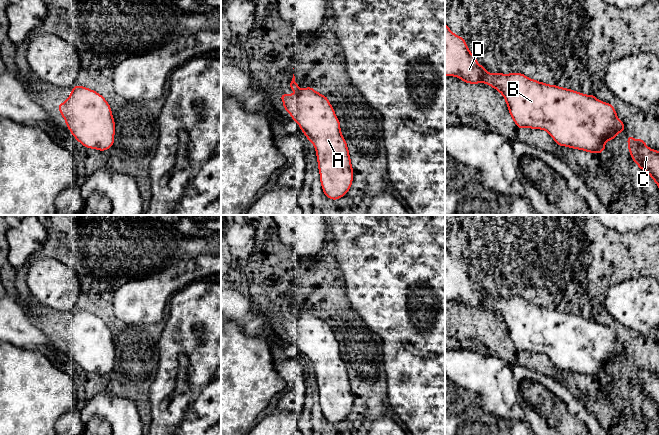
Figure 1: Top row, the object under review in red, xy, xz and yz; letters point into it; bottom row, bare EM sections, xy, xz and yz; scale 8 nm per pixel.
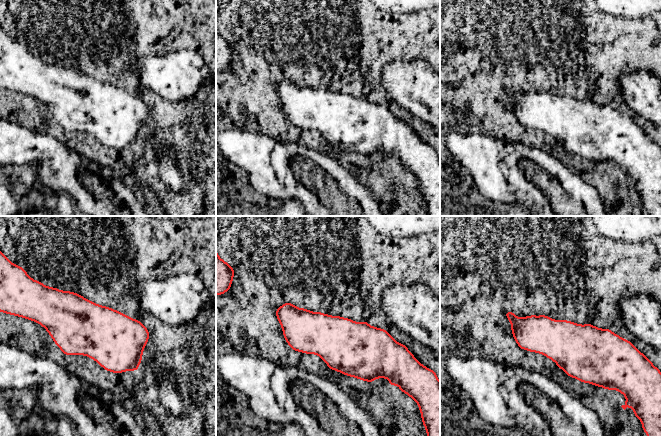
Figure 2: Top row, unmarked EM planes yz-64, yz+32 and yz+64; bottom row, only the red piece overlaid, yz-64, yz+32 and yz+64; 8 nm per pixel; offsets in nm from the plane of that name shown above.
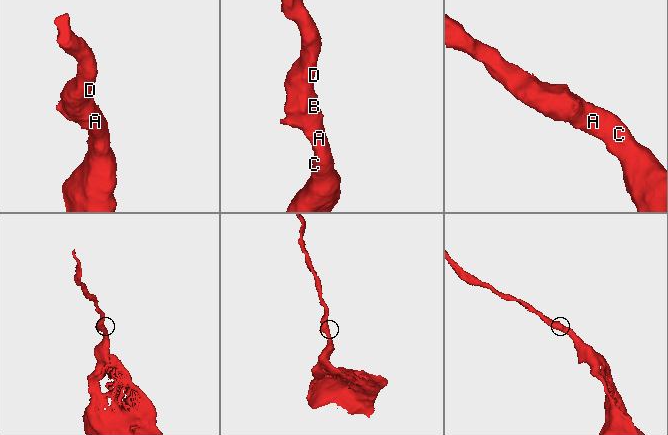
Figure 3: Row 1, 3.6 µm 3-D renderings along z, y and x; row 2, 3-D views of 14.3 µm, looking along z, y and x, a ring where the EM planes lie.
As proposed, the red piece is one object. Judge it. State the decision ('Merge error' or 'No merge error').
No merge error

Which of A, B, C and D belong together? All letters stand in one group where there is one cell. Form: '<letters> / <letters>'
A B C D

